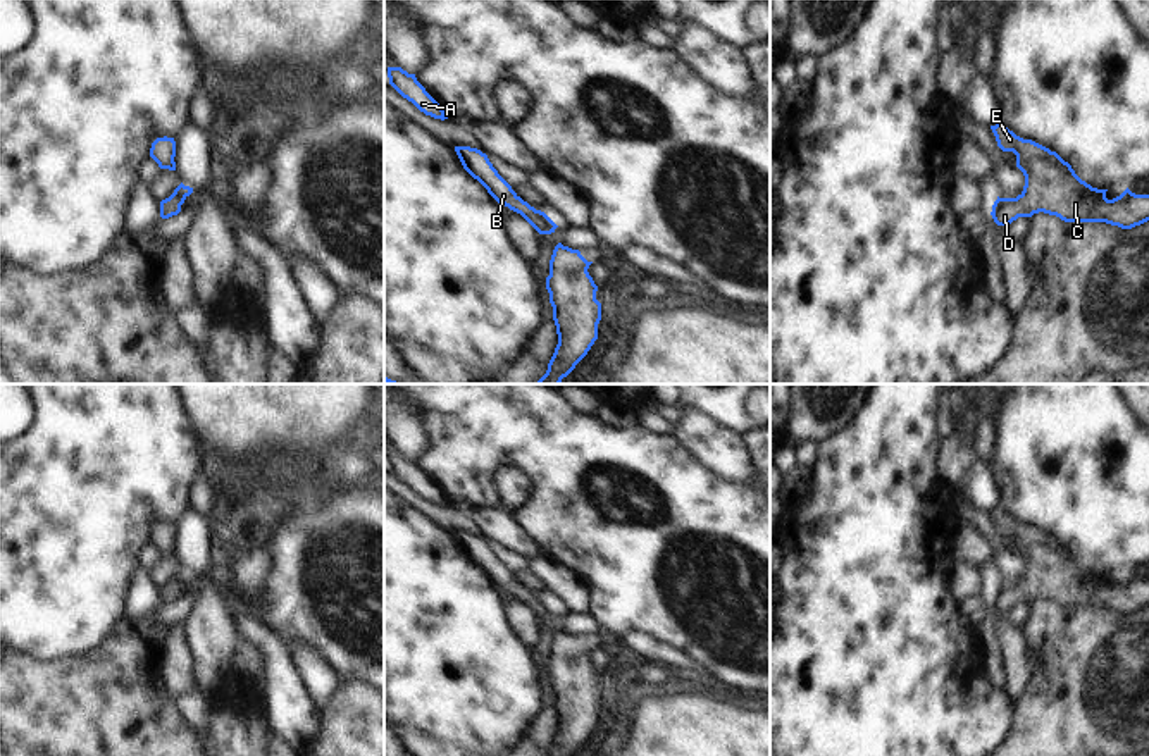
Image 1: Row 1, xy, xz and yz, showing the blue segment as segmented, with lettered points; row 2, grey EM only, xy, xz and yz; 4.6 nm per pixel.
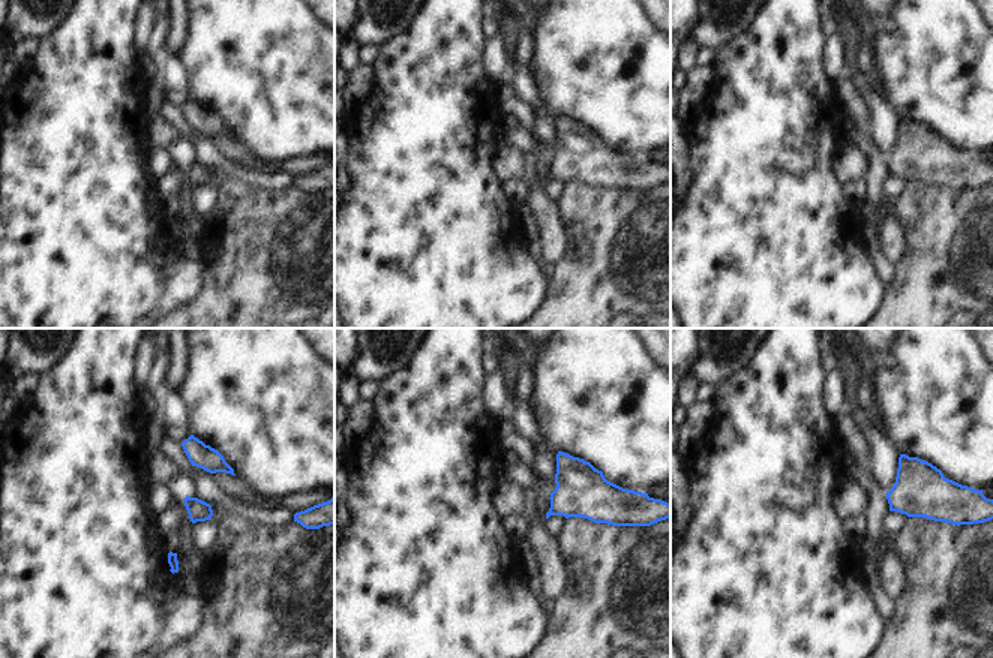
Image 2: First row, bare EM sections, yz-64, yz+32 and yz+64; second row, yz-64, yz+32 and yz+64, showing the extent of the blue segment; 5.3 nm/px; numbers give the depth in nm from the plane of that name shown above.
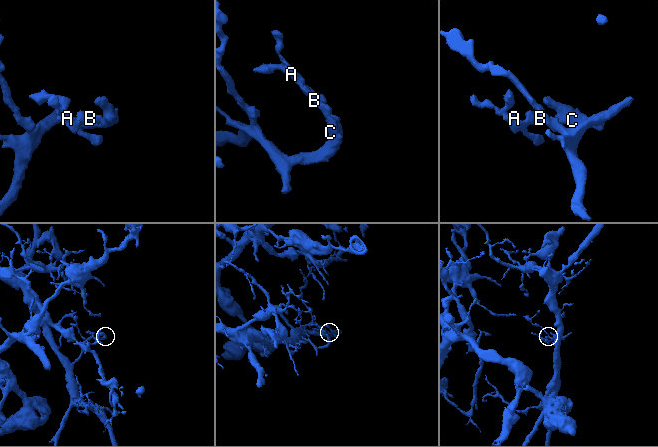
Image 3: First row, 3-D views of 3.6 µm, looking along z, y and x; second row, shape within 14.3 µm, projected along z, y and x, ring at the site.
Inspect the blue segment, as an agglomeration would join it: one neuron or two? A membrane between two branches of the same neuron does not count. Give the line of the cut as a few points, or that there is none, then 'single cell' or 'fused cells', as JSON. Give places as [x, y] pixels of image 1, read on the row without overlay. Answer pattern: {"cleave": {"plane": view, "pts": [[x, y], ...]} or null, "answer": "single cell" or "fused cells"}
{"cleave": null, "answer": "single cell"}

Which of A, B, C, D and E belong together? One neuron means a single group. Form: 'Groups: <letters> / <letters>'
Groups: A B C D E

